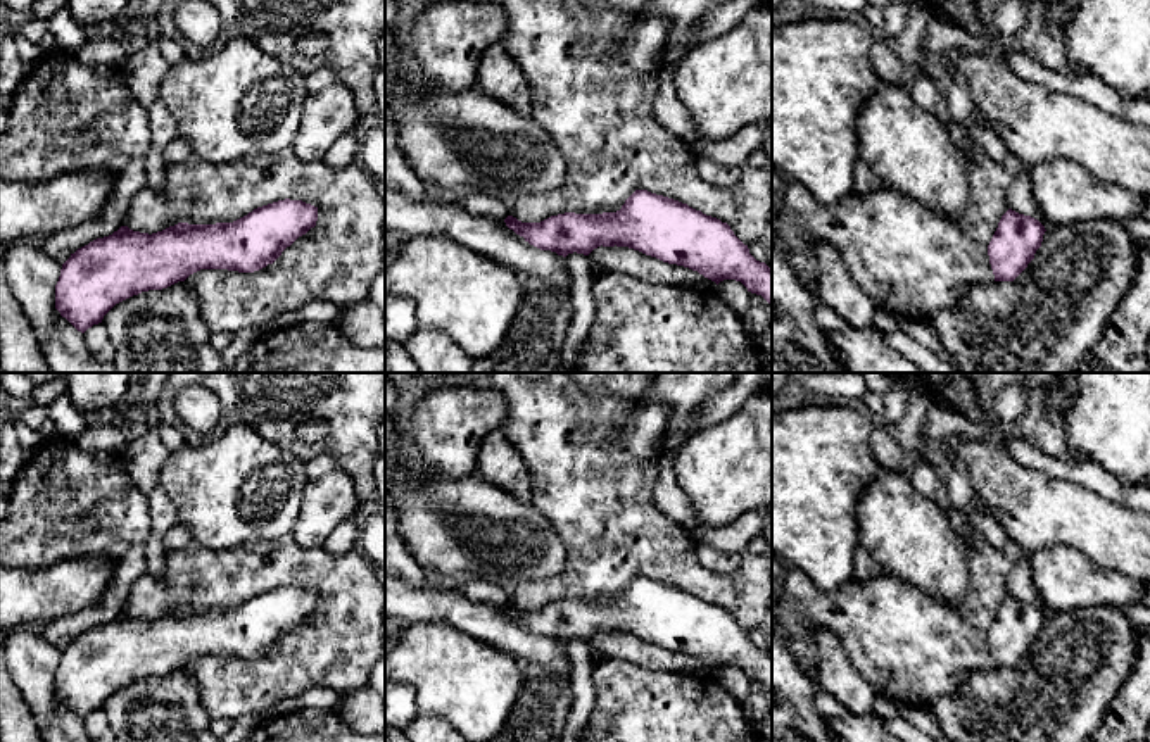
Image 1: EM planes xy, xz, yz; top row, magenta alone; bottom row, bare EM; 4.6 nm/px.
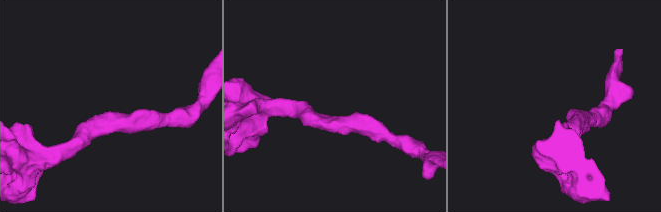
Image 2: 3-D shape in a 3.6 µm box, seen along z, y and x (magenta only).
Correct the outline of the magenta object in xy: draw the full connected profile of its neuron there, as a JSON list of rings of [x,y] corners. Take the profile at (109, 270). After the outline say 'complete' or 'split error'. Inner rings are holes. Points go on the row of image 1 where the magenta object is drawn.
[[[278,200],[233,223],[178,223],[157,233],[121,226],[62,264],[55,309],[85,333],[119,302],[185,281],[200,269],[254,273],[316,226],[318,207]]]; complete

